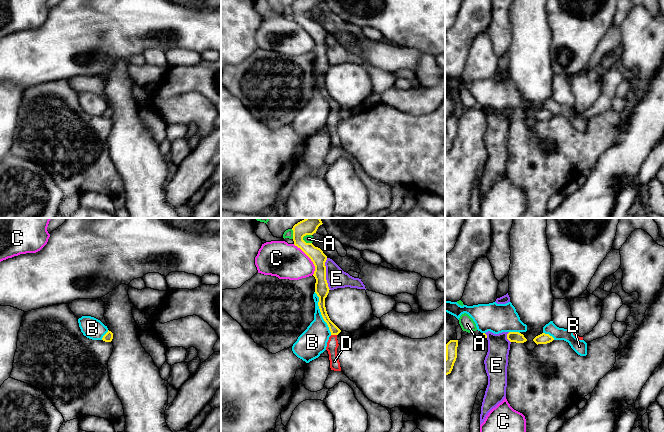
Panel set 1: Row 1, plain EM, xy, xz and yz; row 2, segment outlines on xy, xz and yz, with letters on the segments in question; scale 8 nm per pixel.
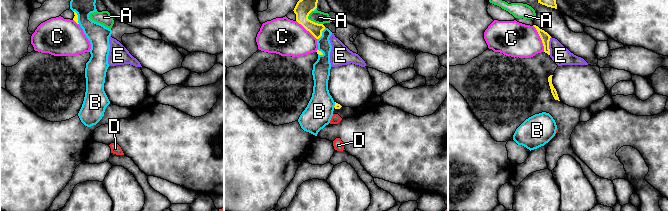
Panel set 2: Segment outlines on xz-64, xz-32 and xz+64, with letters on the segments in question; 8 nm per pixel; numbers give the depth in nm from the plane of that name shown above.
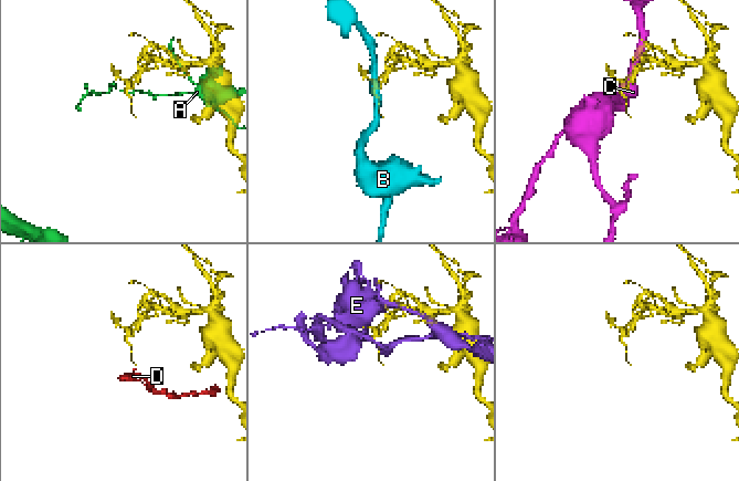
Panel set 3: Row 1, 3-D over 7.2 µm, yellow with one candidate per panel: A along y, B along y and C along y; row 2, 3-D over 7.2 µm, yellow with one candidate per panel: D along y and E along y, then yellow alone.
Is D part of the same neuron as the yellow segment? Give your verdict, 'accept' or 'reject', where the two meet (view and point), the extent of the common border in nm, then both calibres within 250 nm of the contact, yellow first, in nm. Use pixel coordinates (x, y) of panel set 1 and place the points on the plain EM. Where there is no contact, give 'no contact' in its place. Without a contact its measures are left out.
reject; contact xz (334, 110); length 50 nm; calibres 70 and 90 nm

